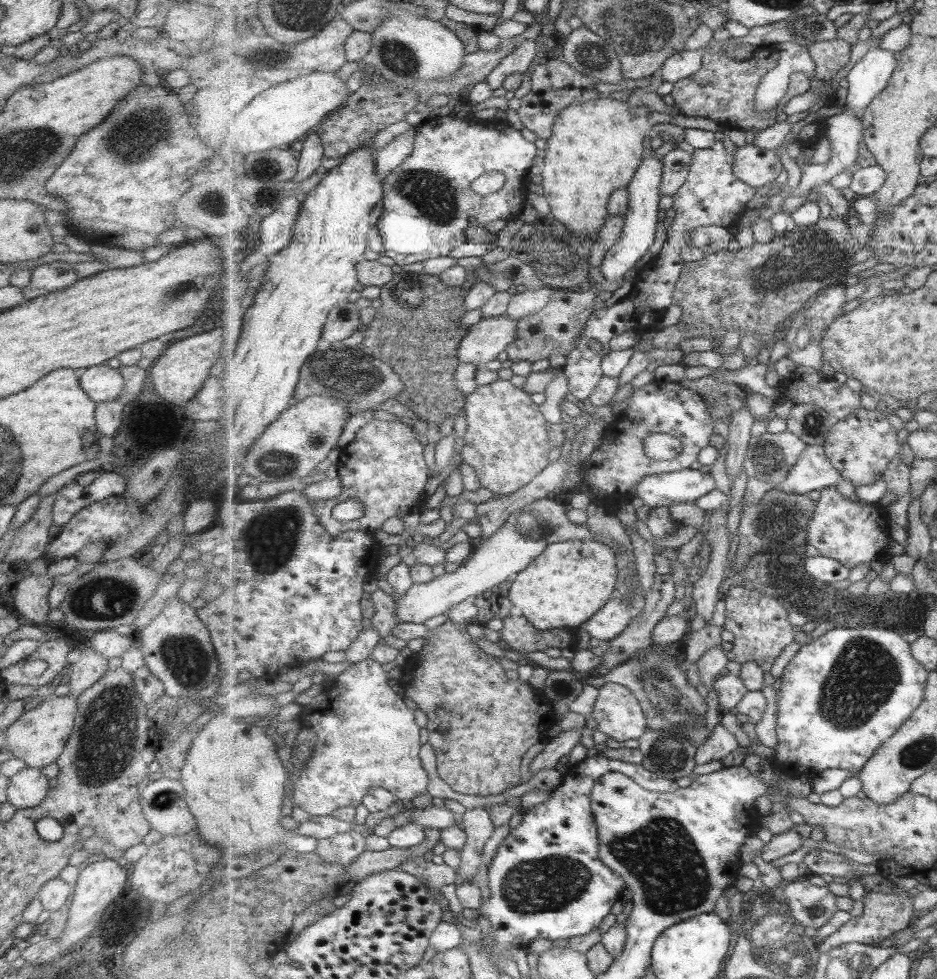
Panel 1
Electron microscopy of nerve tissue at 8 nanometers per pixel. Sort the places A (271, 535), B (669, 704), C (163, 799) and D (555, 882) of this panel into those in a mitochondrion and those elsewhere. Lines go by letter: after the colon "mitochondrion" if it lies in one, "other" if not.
A: mitochondrion
B: mitochondrion
C: mitochondrion
D: mitochondrion

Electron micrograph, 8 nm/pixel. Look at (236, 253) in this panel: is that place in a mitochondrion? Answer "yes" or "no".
no

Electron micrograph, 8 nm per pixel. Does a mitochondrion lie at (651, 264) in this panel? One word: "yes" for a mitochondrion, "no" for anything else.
no

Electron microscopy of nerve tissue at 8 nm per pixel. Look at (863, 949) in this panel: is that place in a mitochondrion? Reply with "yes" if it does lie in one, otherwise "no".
yes

